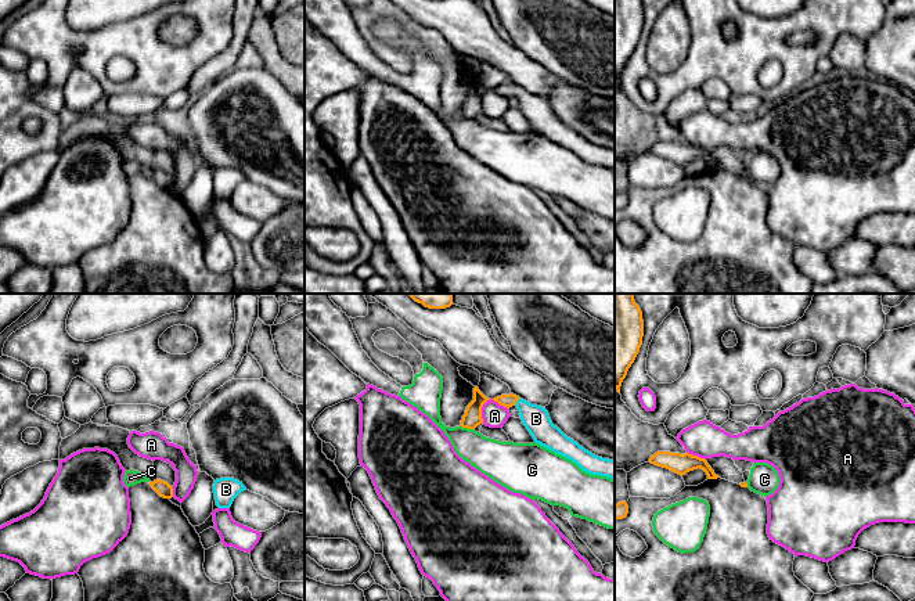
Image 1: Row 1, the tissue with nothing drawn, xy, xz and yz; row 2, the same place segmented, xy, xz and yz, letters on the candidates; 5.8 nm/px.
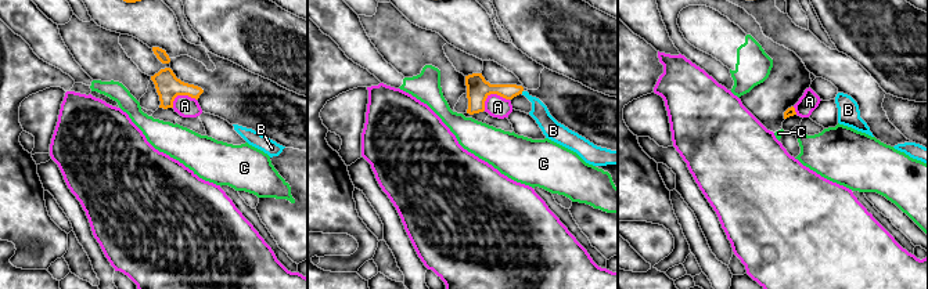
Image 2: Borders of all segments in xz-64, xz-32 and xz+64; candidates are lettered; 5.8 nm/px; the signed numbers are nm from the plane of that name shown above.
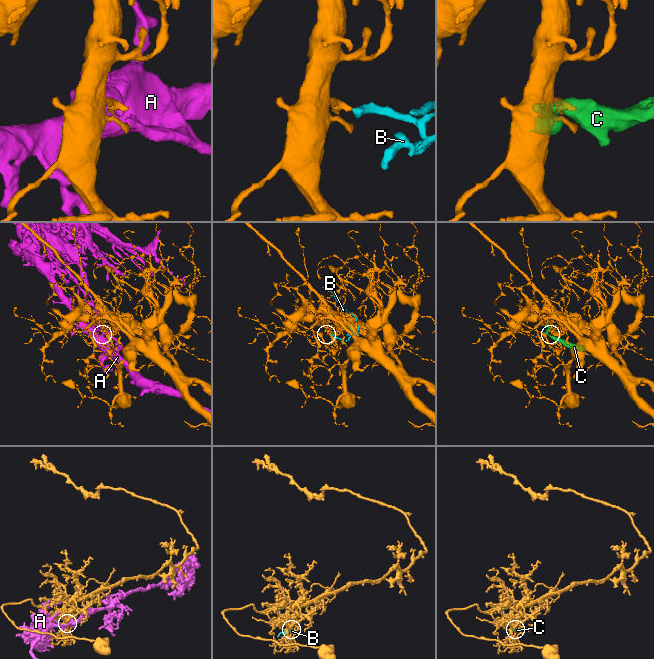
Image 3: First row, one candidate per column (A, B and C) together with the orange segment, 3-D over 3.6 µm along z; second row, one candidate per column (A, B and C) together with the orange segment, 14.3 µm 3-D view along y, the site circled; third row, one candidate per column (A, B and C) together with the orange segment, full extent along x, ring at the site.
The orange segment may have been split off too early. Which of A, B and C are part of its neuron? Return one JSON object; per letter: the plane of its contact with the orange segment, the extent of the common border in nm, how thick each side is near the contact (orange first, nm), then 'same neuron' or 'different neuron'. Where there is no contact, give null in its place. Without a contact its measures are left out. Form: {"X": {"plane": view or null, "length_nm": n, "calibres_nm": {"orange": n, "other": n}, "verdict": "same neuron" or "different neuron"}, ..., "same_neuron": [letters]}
{"A": {"plane": "xz", "length_nm": 180, "calibres_nm": {"orange": 110, "other": 140}, "verdict": "different neuron"}, "B": {"plane": "xz", "length_nm": 60, "calibres_nm": {"orange": 80, "other": 160}, "verdict": "same neuron"}, "C": {"plane": "xz", "length_nm": 80, "calibres_nm": {"orange": 110, "other": 220}, "verdict": "different neuron"}, "same_neuron": ["B"]}

